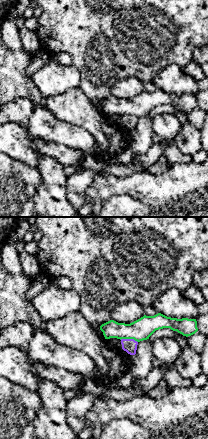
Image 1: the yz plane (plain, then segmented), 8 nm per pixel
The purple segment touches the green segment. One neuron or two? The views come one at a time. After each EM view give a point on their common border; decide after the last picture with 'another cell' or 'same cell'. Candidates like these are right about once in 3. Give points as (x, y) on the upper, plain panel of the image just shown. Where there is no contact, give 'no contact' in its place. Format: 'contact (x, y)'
contact (129, 115)

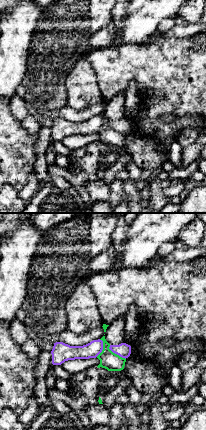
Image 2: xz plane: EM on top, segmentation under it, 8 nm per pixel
contact (116, 129)

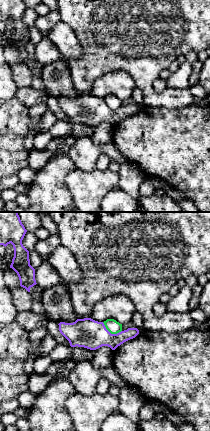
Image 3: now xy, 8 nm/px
contact (110, 109)

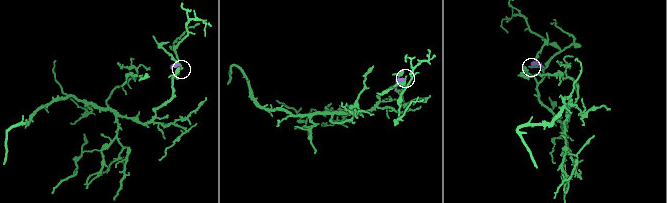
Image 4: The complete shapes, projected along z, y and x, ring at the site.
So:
another cell

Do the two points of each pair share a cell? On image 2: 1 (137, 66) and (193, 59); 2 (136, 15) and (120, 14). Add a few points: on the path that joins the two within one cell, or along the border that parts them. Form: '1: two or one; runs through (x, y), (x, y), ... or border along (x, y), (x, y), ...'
1: one; runs through (151, 66), (179, 66)
2: two; border along (128, 10), (127, 16), (121, 22), (113, 21)

